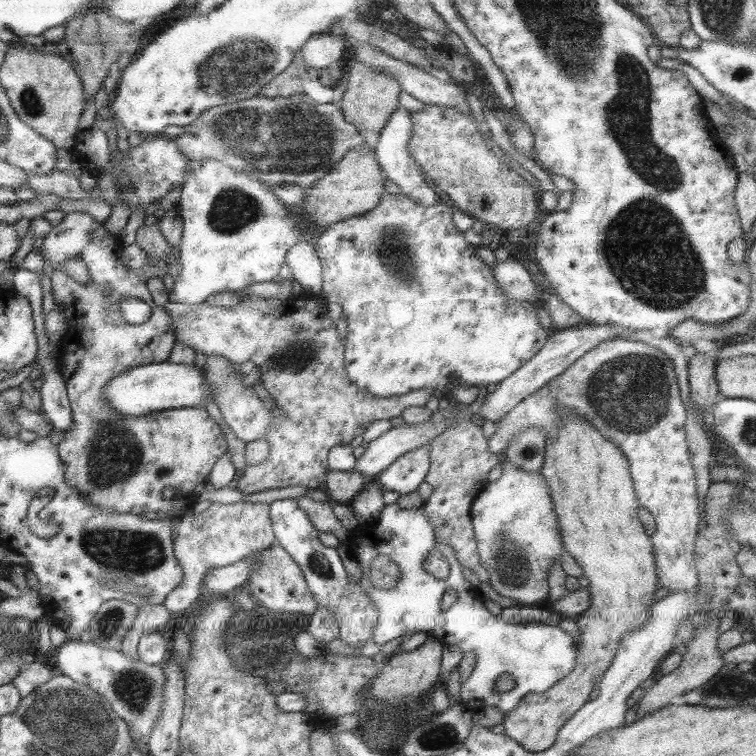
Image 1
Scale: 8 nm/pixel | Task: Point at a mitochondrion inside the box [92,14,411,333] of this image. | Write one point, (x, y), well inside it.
(299, 145)

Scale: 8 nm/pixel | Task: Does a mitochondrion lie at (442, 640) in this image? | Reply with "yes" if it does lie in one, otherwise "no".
no

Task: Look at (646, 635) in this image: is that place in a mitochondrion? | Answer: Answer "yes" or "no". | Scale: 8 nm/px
no

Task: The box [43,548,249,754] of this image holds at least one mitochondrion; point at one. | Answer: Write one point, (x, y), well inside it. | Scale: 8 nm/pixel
(132, 690)

